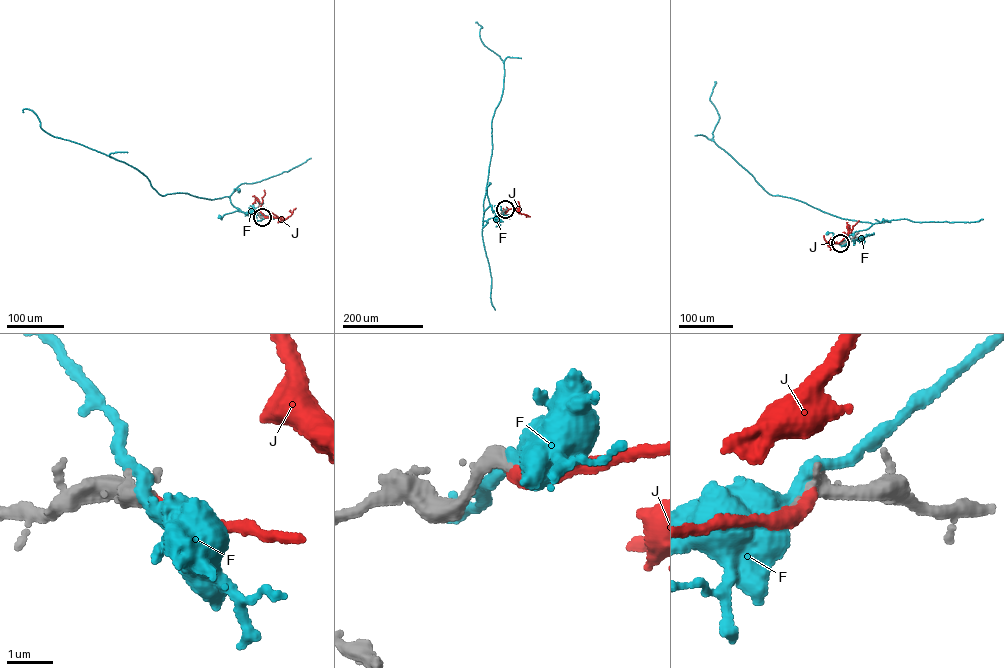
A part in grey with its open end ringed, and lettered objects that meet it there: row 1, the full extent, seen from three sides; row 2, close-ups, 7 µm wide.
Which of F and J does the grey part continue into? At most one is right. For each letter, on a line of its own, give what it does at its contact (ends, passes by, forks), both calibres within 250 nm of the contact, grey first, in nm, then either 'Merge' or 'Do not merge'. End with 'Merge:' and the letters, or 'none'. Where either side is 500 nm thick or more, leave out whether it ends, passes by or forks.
F: It passes by. Thickness 420 nm (grey) against 280 nm. Do not merge
J: It ends there. Thickness 400 nm (grey) against 320 nm. Merge
Merge: J

